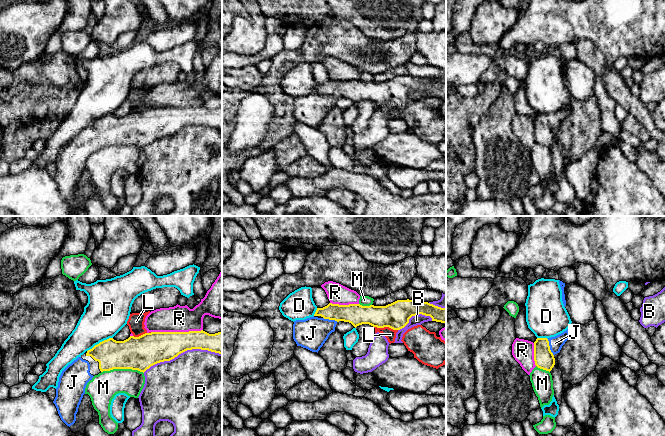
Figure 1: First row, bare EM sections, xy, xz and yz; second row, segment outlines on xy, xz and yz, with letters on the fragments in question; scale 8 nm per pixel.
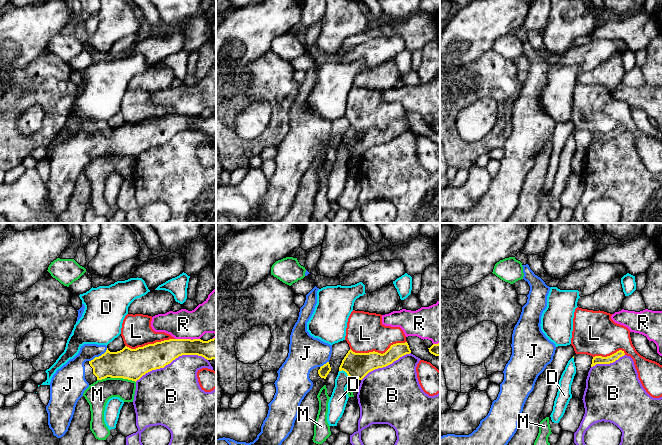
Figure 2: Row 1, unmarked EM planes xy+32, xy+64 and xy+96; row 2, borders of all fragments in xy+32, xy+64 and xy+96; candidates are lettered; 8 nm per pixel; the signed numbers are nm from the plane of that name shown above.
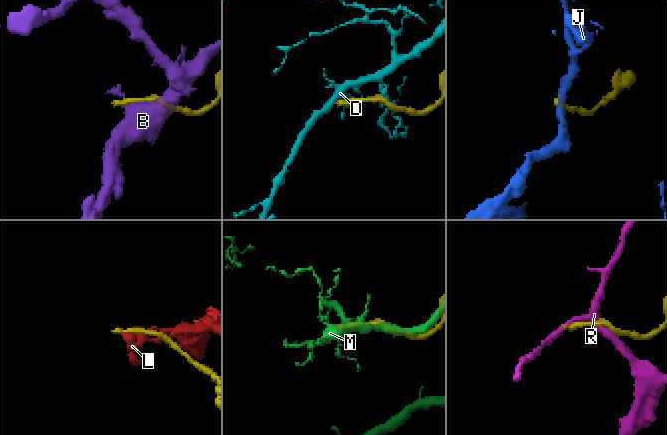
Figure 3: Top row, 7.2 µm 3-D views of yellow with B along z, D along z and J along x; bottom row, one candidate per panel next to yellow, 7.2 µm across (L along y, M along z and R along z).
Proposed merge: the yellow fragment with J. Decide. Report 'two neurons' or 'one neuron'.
one neuron

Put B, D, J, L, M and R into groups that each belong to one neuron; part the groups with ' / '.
B / D / J / L / M / R

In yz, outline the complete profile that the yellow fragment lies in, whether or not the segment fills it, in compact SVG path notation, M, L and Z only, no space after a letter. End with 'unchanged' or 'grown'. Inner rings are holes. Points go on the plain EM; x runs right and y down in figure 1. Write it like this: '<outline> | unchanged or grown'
M569 105L551 114L537 114L534 118L535 141L543 146L551 147L555 141L554 131L559 129L568 116Z | grown

